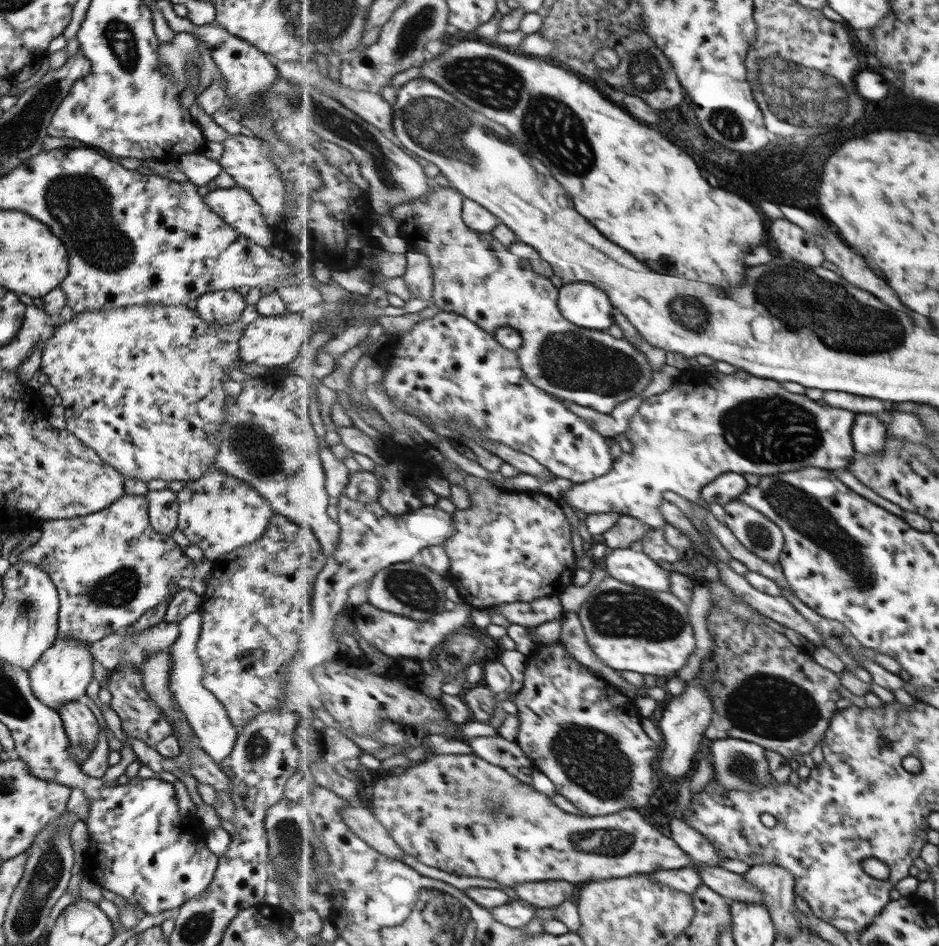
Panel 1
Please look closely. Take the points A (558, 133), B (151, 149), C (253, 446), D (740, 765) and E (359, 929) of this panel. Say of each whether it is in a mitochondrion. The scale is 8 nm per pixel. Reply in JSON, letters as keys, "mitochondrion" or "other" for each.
{"A":"mitochondrion","B":"other","C":"mitochondrion","D":"mitochondrion","E":"other"}

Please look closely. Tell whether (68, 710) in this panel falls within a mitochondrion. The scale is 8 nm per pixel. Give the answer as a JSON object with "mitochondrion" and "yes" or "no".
{"mitochondrion":"no"}

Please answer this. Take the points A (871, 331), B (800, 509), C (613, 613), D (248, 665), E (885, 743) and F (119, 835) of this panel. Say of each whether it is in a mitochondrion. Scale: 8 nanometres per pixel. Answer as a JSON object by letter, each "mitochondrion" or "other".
{"A":"mitochondrion","B":"mitochondrion","C":"mitochondrion","D":"other","E":"other","F":"other"}

